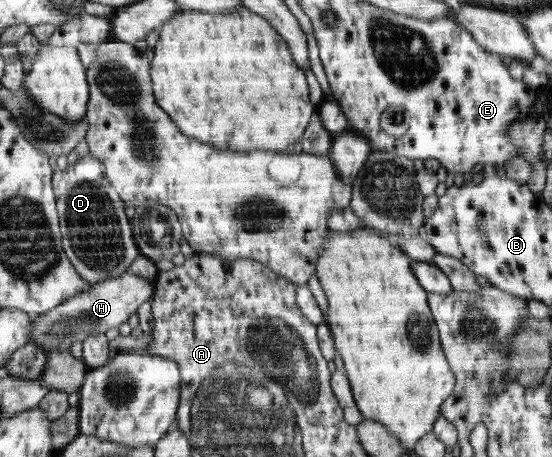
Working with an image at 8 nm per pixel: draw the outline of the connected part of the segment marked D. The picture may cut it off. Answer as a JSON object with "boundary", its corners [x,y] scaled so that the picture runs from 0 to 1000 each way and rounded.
{"boundary":[[[159,339],[156,348],[141,350],[134,363],[120,372],[101,370],[94,392],[101,444],[105,444],[107,499],[112,516],[112,536],[120,562],[127,567],[145,606],[163,624],[178,621],[196,608],[221,604],[250,562],[261,562],[246,536],[239,475],[232,475],[234,449],[221,440],[210,418],[208,405],[196,389],[194,370],[187,352]]]}

